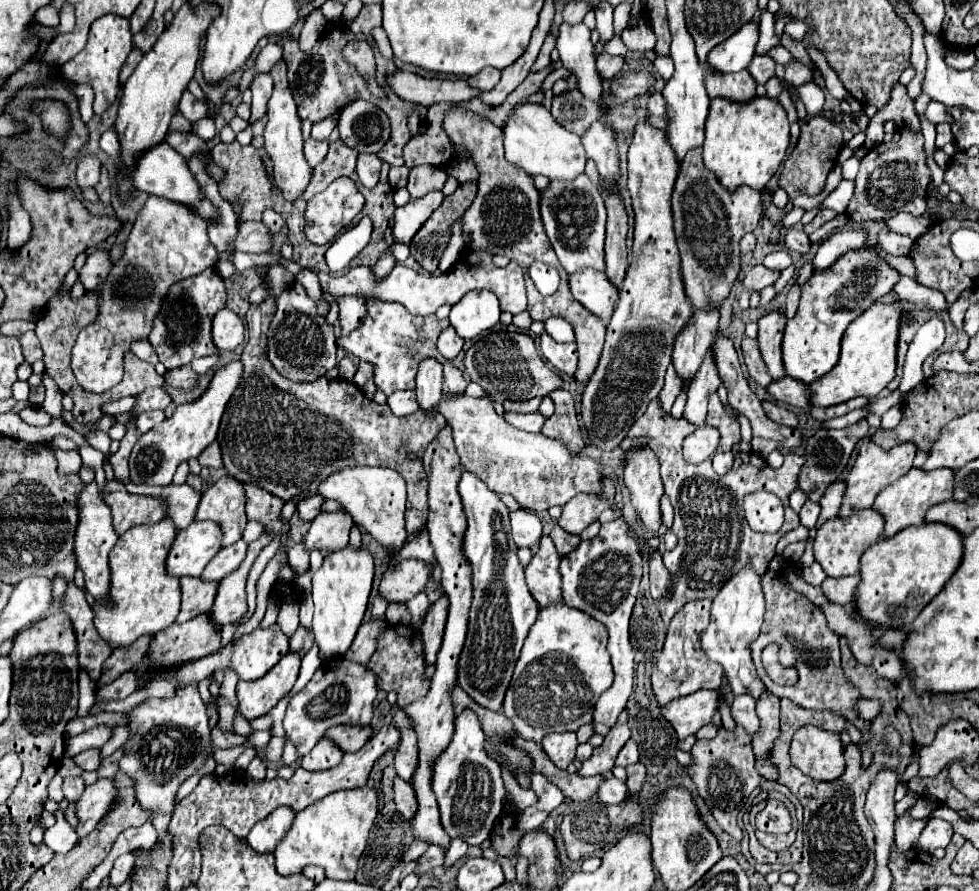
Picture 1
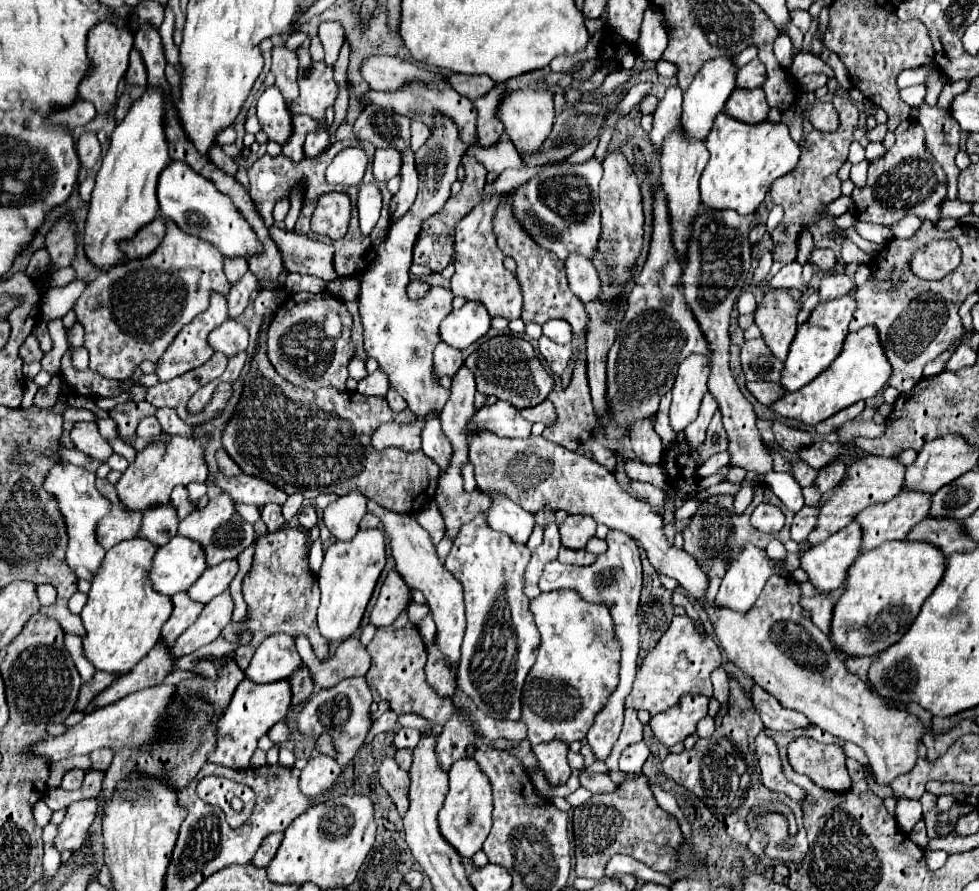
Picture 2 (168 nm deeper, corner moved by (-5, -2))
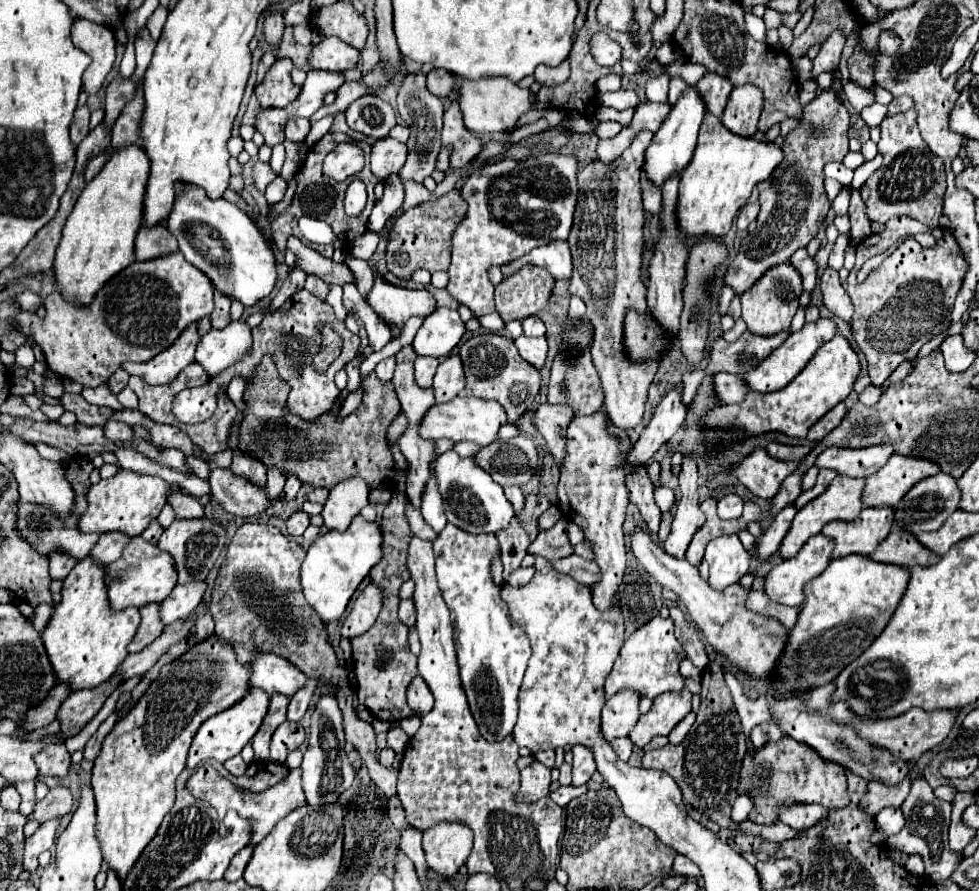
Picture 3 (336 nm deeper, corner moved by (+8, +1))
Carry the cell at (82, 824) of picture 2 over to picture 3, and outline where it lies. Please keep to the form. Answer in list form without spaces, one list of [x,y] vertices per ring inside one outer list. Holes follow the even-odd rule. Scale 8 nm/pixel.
[[[54,817],[46,823],[42,823],[36,833],[32,837],[26,839],[26,847],[24,847],[24,869],[28,871],[36,871],[38,869],[38,855],[42,851],[52,849],[54,841],[56,841],[56,829],[60,825],[62,817]]]

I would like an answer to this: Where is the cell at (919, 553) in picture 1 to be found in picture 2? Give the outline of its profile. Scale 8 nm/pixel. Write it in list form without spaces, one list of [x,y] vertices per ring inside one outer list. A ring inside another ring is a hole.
[[[883,542],[881,546],[873,548],[871,552],[863,552],[857,556],[853,566],[845,578],[845,590],[833,606],[831,618],[831,640],[839,646],[841,652],[847,656],[873,656],[883,652],[891,644],[895,644],[913,624],[917,618],[925,598],[935,590],[941,582],[945,572],[945,558],[943,552],[935,546],[927,546],[925,542]]]

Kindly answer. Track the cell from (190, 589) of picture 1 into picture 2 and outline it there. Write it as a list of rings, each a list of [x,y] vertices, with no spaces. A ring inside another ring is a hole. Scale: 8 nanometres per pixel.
[[[185,592],[183,594],[175,594],[171,602],[173,602],[171,618],[163,624],[163,630],[161,630],[161,640],[167,646],[173,644],[195,622],[195,618],[203,610],[203,604],[193,602]]]

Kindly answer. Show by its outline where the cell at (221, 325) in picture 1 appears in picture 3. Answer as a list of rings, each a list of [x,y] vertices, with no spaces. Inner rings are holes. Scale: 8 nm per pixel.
[[[232,321],[224,329],[210,329],[202,335],[196,361],[212,375],[226,369],[250,351],[250,327],[244,321]]]

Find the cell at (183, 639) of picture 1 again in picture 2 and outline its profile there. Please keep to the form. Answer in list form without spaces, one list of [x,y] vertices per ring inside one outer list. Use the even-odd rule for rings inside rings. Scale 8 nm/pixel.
[[[157,644],[155,650],[151,650],[151,654],[147,654],[147,658],[143,658],[143,662],[139,662],[139,666],[135,666],[129,674],[115,678],[115,682],[107,690],[103,690],[101,694],[95,696],[95,700],[93,700],[95,708],[117,702],[135,690],[143,690],[143,688],[161,684],[165,680],[165,676],[171,672],[173,664],[175,664],[175,660],[171,660],[167,646]]]

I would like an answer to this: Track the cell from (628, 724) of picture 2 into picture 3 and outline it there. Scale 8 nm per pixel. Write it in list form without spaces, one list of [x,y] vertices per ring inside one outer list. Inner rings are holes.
[[[626,689],[614,695],[602,709],[602,735],[610,743],[616,737],[628,737],[630,729],[636,725],[640,711],[638,711],[638,695]]]

